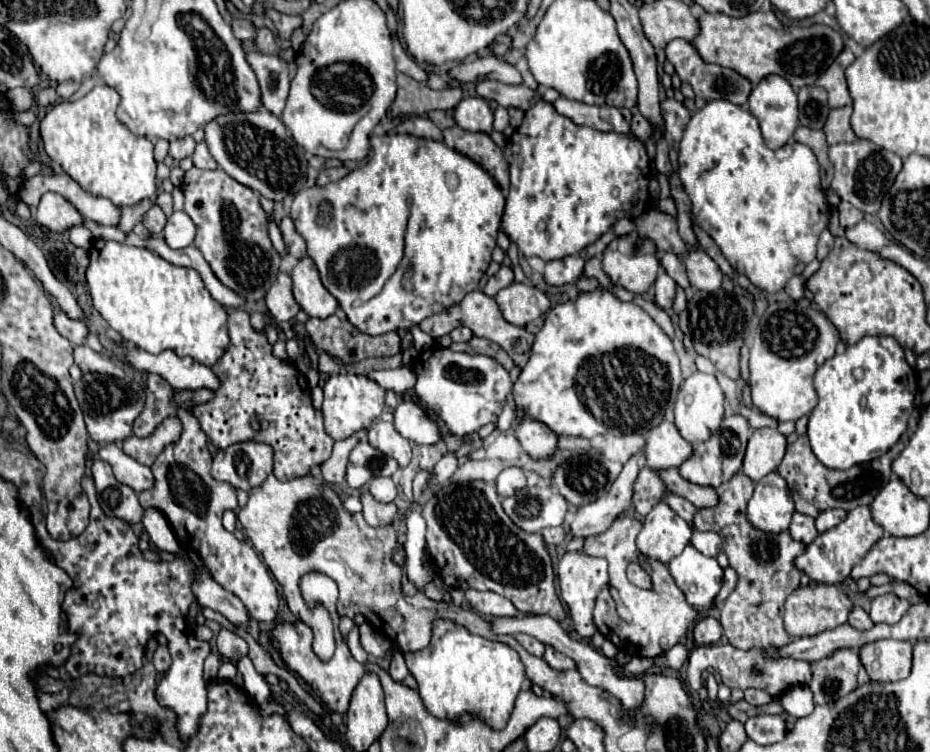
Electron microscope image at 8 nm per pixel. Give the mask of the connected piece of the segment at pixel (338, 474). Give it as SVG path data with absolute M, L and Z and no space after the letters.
M352 435L352 437L348 437L348 439L344 439L344 441L336 441L336 443L334 443L332 457L320 465L322 477L324 477L326 483L334 483L334 485L344 483L348 455L350 455L350 451L354 449L354 445L356 445L358 441L360 441L360 437L358 437L358 435Z

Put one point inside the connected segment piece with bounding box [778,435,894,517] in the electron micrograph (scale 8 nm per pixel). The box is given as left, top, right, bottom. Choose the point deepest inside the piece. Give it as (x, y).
(815, 488)

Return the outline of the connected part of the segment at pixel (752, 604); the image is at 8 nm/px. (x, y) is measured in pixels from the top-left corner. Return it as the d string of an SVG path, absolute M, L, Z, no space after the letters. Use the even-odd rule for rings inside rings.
M738 471L730 481L722 483L718 493L718 505L698 509L692 521L692 527L698 531L716 531L724 541L724 553L728 555L730 567L738 573L738 585L730 597L720 607L720 623L730 645L736 649L762 649L766 645L782 647L790 643L790 635L782 625L782 609L786 597L798 587L800 571L794 565L794 559L804 553L806 545L794 541L788 531L778 535L754 529L746 519L746 503L752 497L754 483L742 471ZM778 571L788 573L788 585L776 587L772 581Z

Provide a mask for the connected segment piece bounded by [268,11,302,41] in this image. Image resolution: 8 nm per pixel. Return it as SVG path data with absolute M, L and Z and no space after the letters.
M268 11L268 17L274 21L278 37L282 41L288 41L292 37L294 29L302 27L302 17L300 15L284 15L284 13L278 13L278 11Z

